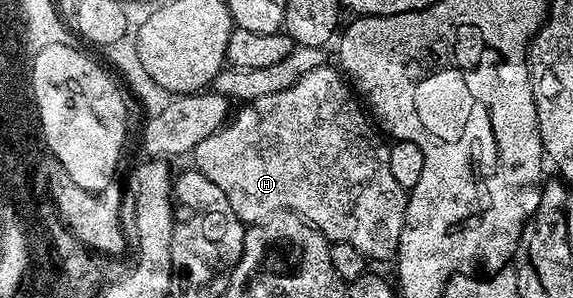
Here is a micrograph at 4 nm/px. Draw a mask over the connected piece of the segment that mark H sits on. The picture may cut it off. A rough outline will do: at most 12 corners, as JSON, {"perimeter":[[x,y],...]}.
{"perimeter":[[344,74],[238,106],[192,166],[392,260],[409,196]]}

